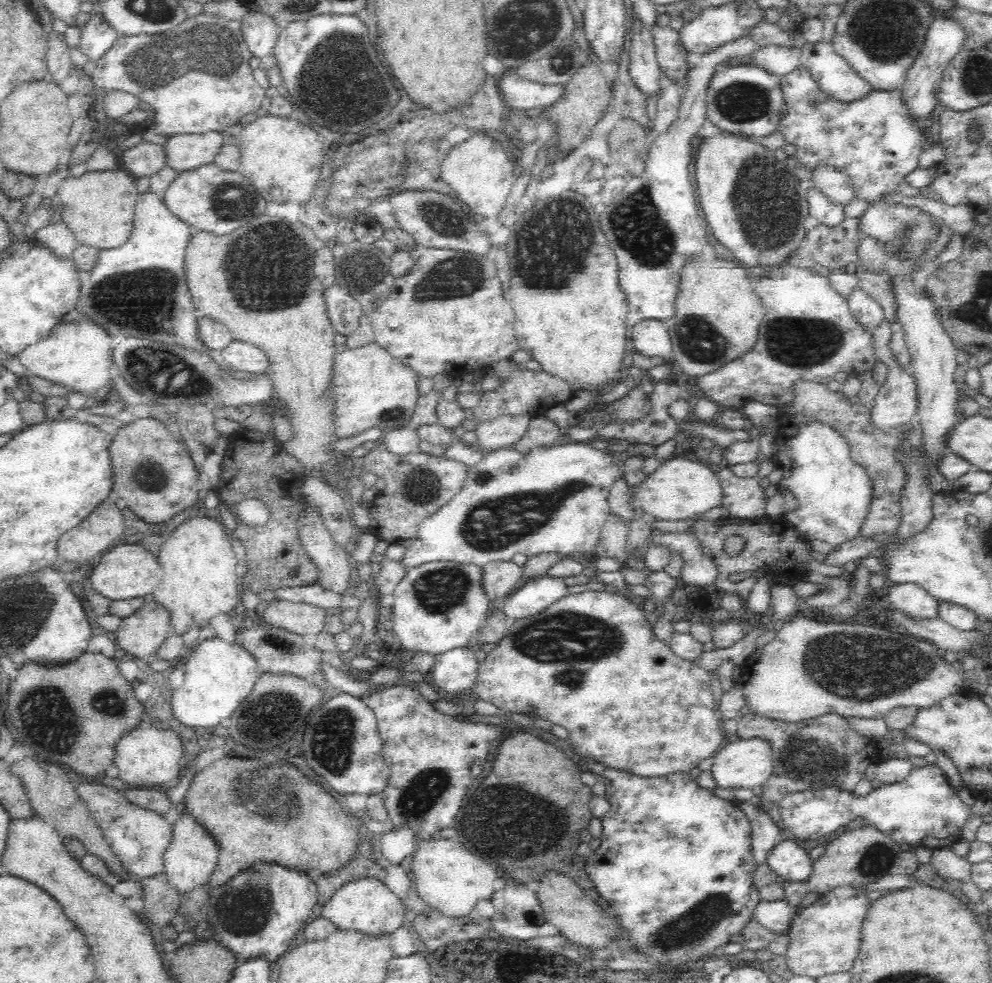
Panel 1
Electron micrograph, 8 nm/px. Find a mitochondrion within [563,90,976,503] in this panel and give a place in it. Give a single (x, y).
(767, 205)

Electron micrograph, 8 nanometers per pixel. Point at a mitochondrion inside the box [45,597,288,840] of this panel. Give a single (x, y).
(107, 701)

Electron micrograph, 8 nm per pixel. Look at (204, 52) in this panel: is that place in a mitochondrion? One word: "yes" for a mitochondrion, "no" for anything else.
yes

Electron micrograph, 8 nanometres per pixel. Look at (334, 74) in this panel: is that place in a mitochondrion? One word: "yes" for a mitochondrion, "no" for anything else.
yes

